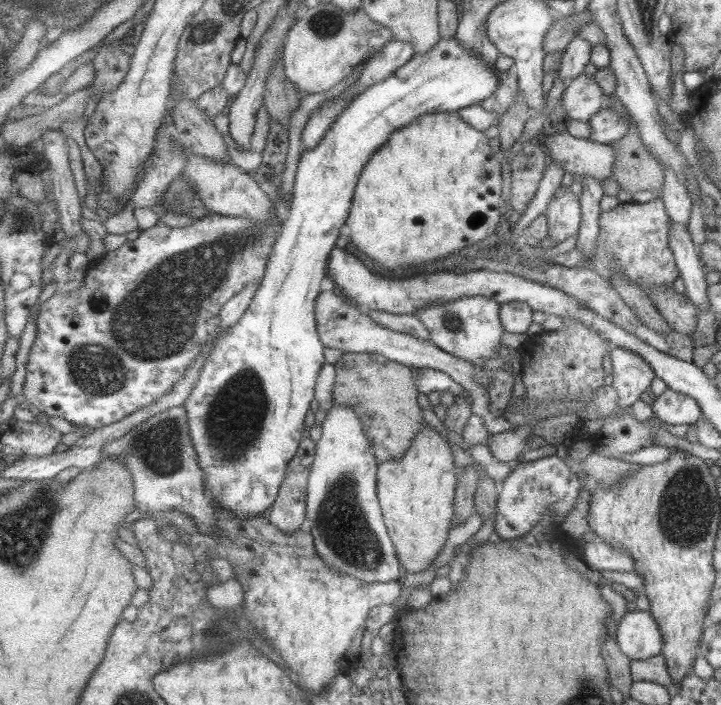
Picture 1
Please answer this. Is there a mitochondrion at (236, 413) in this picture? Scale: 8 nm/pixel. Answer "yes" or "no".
yes

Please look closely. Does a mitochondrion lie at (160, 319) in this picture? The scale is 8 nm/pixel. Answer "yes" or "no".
yes

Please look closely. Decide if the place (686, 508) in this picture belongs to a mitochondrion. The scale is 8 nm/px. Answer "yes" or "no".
yes

